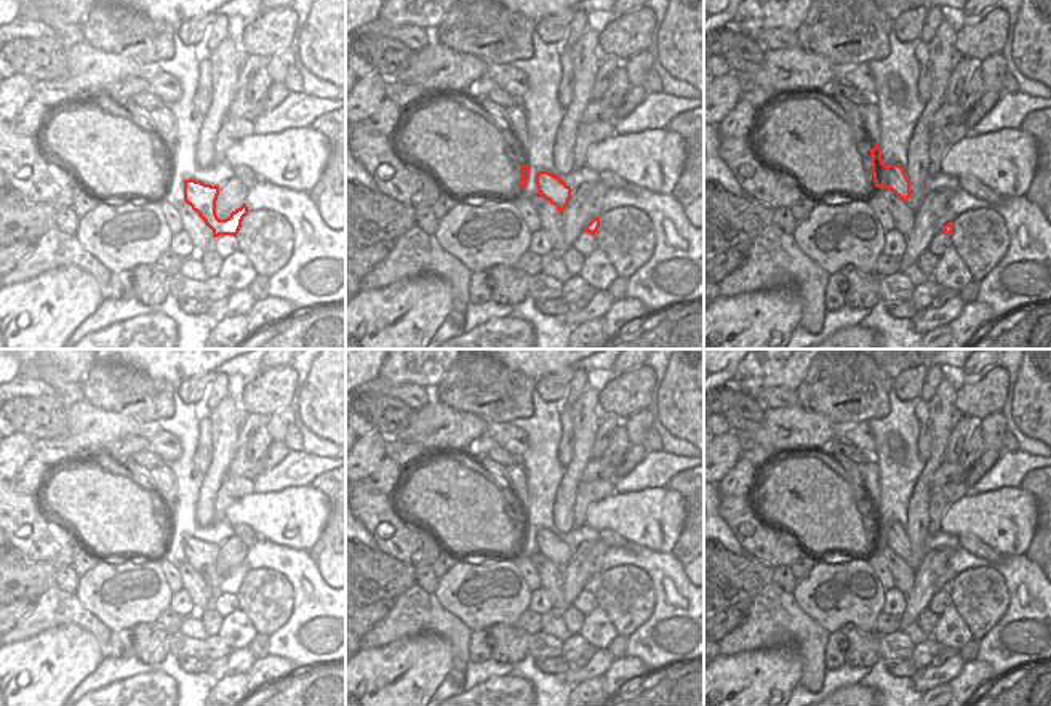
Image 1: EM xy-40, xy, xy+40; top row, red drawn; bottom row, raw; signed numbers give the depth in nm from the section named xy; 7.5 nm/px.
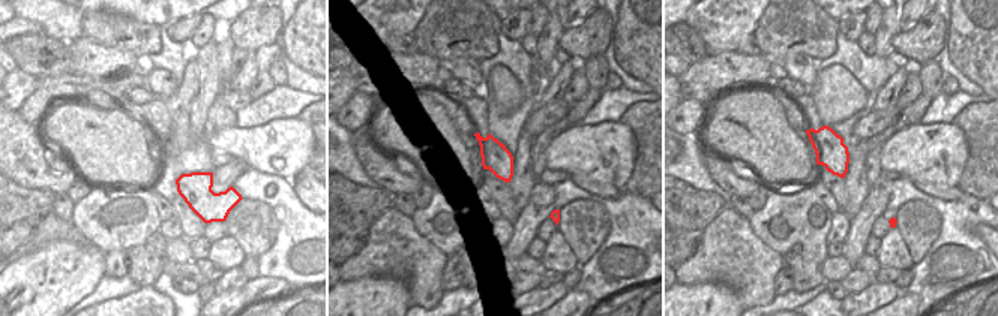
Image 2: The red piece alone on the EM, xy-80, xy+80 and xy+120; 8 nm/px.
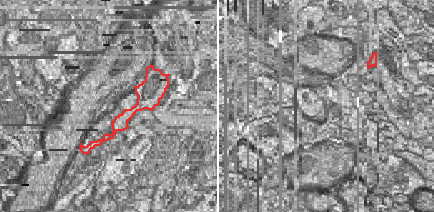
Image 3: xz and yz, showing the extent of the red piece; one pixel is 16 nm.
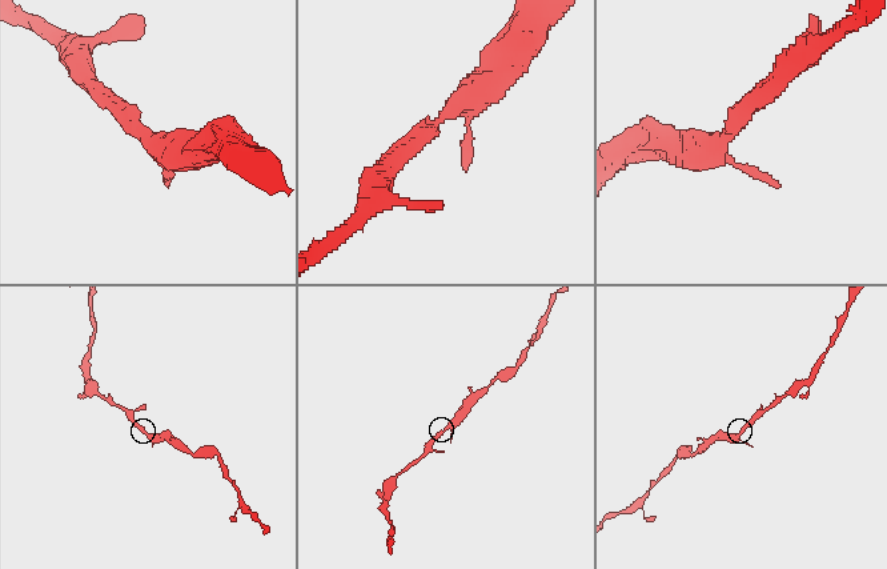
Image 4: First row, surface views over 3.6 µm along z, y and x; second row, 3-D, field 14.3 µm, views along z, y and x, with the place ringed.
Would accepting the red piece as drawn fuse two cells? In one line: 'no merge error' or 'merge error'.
no merge error

